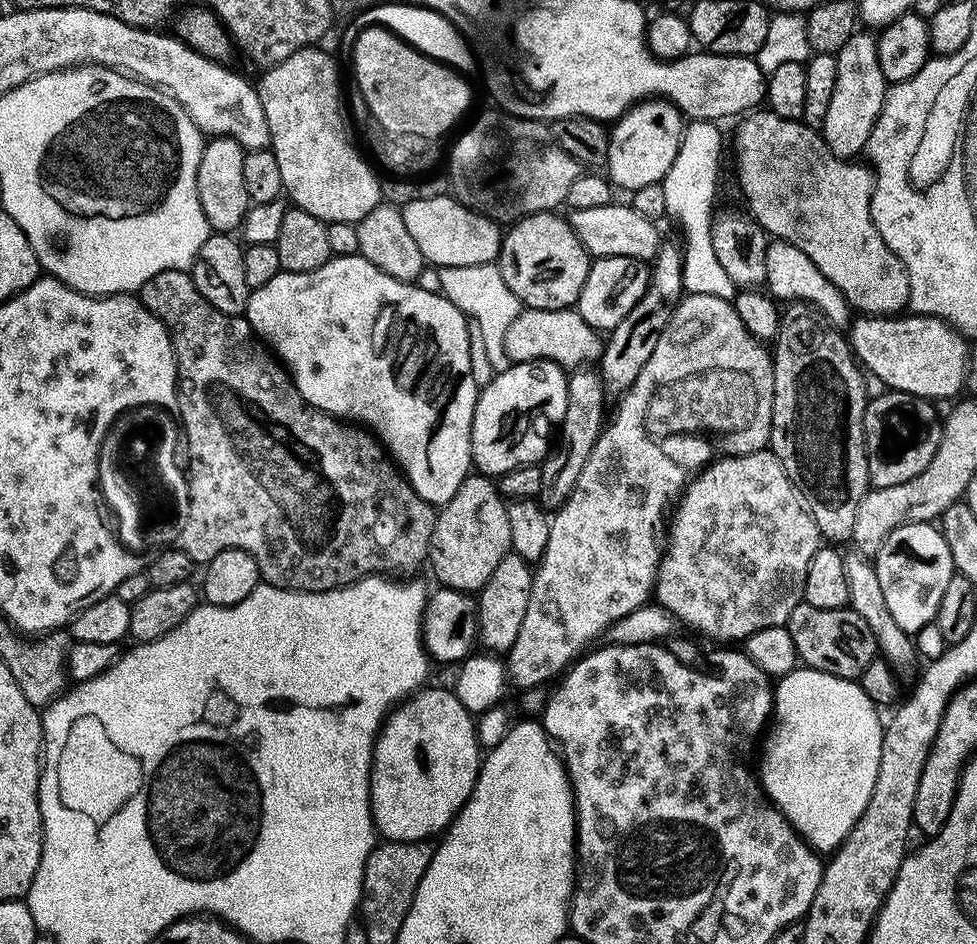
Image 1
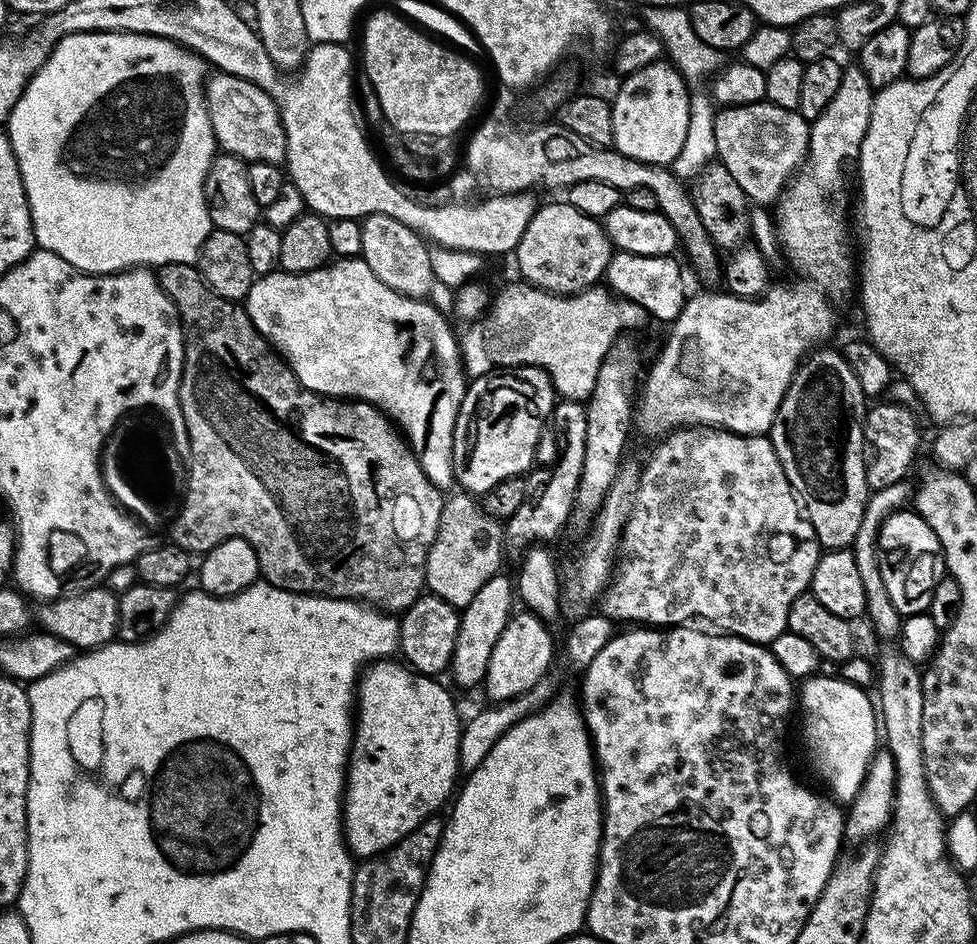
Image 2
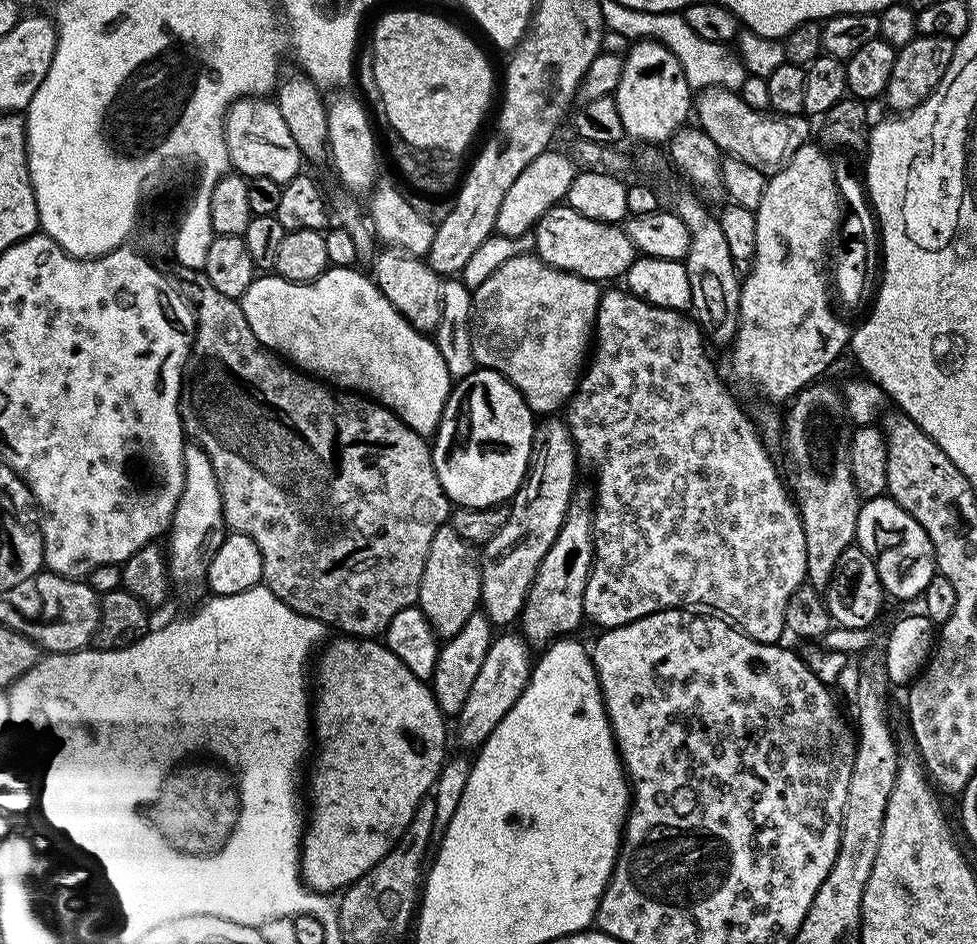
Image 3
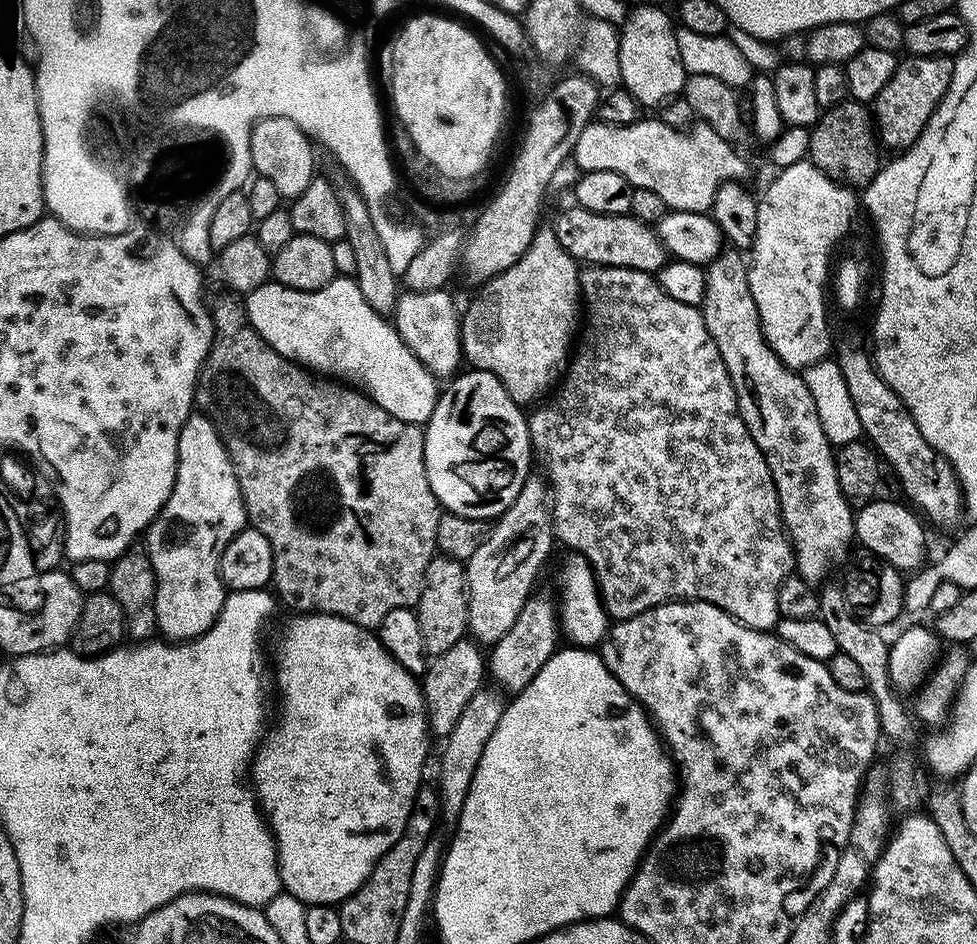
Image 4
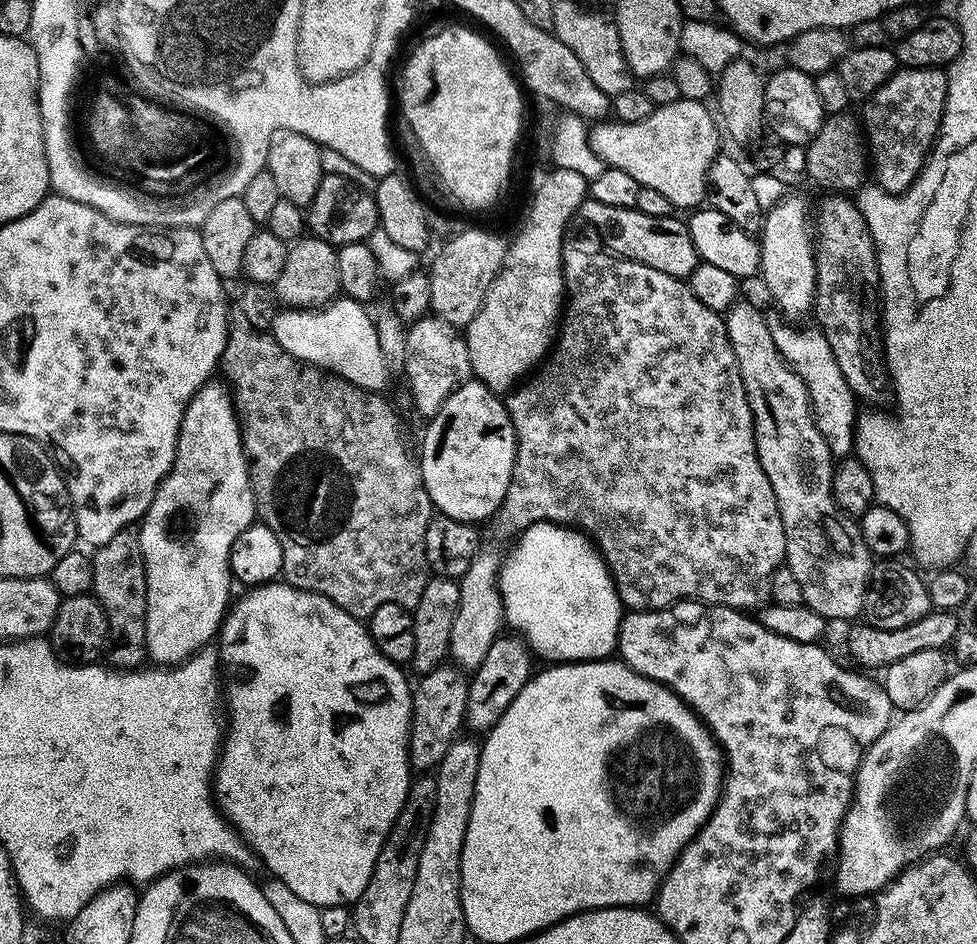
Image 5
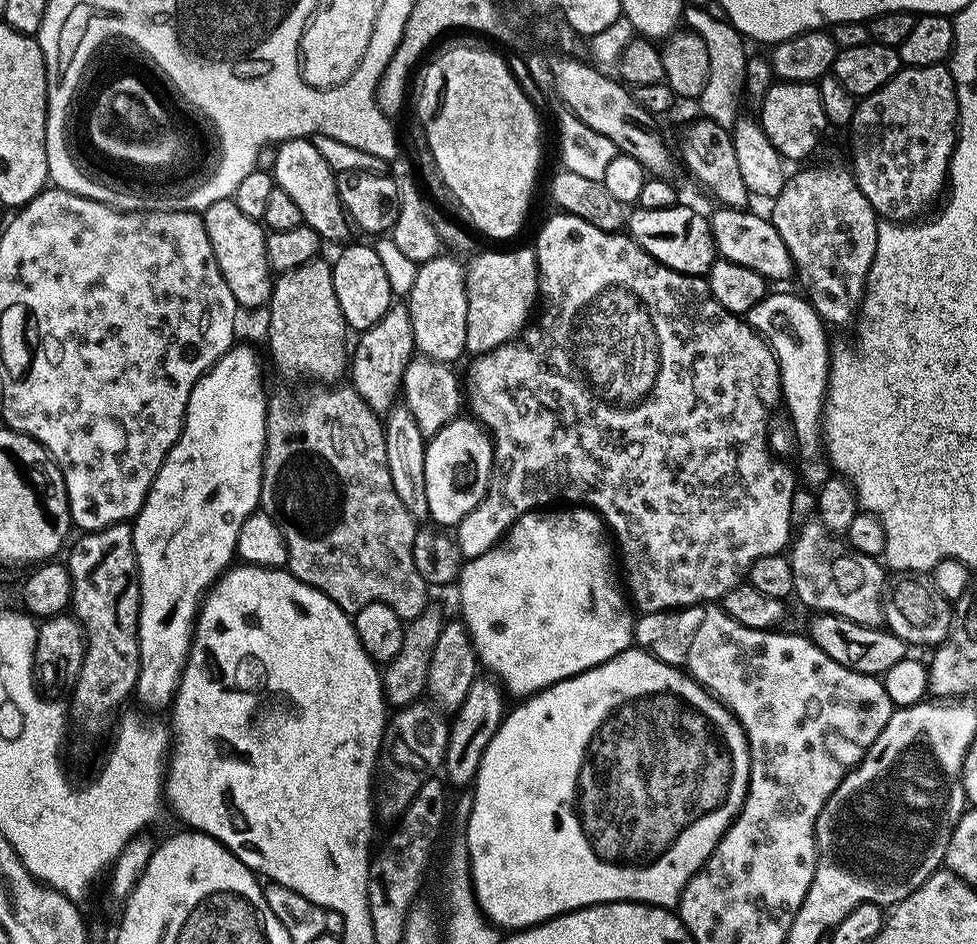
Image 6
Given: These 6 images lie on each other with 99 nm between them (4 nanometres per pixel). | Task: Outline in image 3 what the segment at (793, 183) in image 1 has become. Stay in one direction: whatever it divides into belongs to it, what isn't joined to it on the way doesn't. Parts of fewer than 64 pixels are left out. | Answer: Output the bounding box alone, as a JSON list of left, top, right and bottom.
[694,88,810,174]

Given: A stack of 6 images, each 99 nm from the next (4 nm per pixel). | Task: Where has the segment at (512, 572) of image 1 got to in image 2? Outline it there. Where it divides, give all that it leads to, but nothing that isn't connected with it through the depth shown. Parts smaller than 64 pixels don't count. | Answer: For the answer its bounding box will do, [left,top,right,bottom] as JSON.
[450,574,514,689]

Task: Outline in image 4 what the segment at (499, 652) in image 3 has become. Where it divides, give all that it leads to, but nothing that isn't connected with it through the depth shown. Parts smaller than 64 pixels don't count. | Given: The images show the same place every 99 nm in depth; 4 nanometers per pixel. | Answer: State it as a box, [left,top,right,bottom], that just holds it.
[438,686,506,822]

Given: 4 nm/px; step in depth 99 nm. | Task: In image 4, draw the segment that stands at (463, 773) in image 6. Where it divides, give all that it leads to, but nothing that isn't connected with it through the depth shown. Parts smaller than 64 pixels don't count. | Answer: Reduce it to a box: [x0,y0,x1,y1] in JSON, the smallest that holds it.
[486,594,562,694]

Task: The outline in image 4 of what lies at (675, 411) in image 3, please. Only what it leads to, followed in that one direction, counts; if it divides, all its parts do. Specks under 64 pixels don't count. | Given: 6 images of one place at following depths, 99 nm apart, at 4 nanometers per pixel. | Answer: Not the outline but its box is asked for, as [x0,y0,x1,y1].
[528,264,794,632]

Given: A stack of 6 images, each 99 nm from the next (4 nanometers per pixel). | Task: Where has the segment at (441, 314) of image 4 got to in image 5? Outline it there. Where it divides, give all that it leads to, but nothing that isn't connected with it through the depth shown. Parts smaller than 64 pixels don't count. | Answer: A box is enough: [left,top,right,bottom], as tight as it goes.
[403,314,472,418]

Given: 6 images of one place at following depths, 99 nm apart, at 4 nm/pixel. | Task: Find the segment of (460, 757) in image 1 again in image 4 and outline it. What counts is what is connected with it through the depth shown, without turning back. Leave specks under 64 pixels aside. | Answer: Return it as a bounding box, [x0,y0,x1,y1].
[250,612,430,906]

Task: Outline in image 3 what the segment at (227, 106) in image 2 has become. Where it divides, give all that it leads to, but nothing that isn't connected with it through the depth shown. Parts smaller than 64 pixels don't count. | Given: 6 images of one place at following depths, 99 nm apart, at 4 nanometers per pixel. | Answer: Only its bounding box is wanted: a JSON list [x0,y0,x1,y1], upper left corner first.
[224,96,302,186]

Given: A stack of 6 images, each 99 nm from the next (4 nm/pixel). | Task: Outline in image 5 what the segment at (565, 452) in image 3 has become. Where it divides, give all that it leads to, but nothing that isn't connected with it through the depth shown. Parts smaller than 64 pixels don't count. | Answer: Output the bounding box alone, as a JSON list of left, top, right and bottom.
[448,550,505,674]

